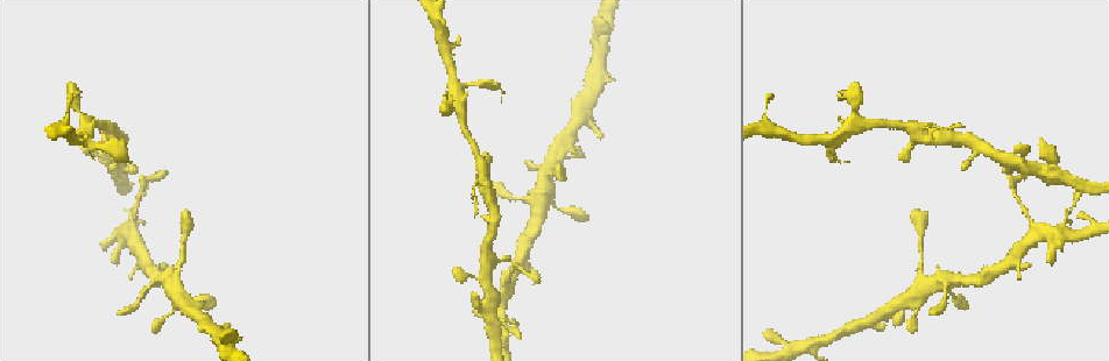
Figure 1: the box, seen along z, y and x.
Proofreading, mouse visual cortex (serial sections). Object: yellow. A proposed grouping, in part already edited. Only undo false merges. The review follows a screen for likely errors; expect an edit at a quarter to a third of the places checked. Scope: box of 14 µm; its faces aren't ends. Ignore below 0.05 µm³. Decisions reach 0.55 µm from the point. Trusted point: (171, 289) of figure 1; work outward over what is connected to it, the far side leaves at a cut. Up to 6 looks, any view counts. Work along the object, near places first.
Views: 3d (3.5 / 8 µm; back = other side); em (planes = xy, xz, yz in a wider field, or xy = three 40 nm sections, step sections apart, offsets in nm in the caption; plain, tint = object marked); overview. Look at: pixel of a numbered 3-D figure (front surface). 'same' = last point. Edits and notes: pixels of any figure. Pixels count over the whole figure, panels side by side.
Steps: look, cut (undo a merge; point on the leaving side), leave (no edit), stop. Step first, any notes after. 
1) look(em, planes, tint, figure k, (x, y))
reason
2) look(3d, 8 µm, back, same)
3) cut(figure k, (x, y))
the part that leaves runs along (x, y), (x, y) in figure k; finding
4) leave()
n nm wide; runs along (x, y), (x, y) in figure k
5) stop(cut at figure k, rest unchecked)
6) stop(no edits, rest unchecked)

look(em, xy, step 5, tint, figure 1, (494, 260))

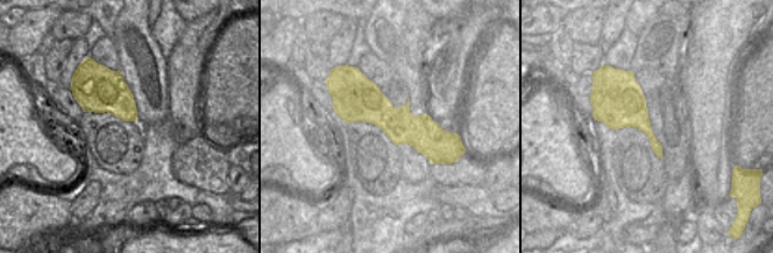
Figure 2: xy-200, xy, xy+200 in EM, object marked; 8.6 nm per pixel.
look(3d, 3.5 µm, back, same)

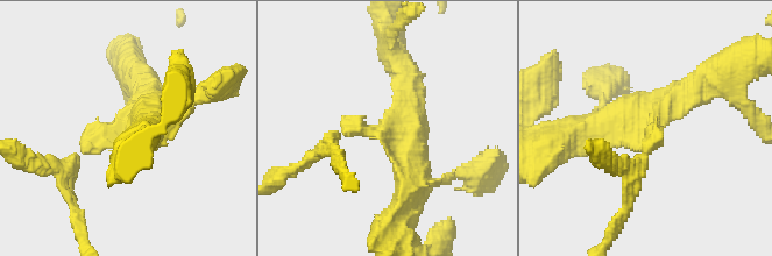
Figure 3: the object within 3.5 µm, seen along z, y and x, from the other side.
leave()
300 nm wide; runs along (335, 99), (449, 139) in figure 2; continuous, no second cell

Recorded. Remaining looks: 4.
look(3d, 3.5 µm, figure 1, (501, 317))
arms part here

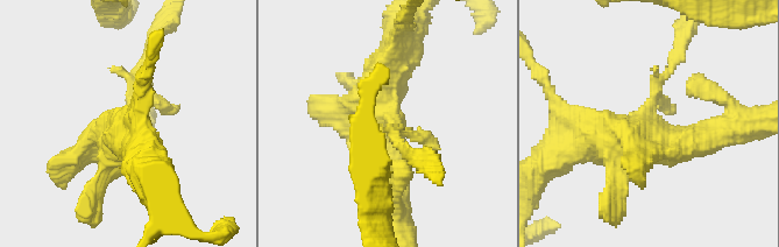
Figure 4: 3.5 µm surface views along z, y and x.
look(em, xy, step 5, tint, figure 4, (386, 117))

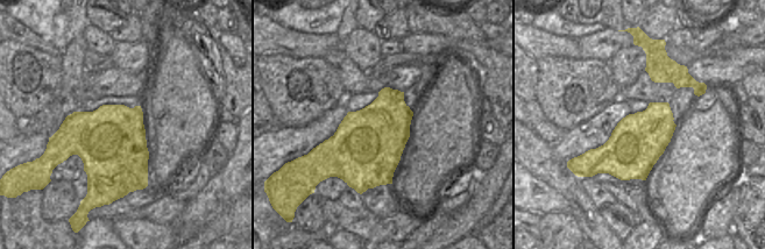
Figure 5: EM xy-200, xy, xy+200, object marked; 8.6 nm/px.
cut(figure 4, (674, 61))
the part that leaves runs along (651, 100), (691, 22) in figure 4; two cells meet here

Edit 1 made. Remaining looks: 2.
stop(cut at figure 4, rest unchecked)

